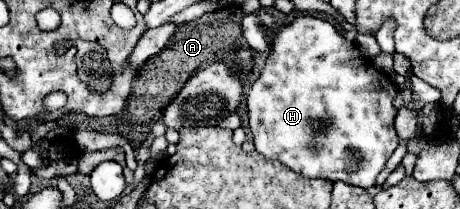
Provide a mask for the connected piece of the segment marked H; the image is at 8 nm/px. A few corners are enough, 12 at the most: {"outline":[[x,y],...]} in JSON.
{"outline":[[320,18],[272,36],[256,152],[376,184],[392,78]]}

